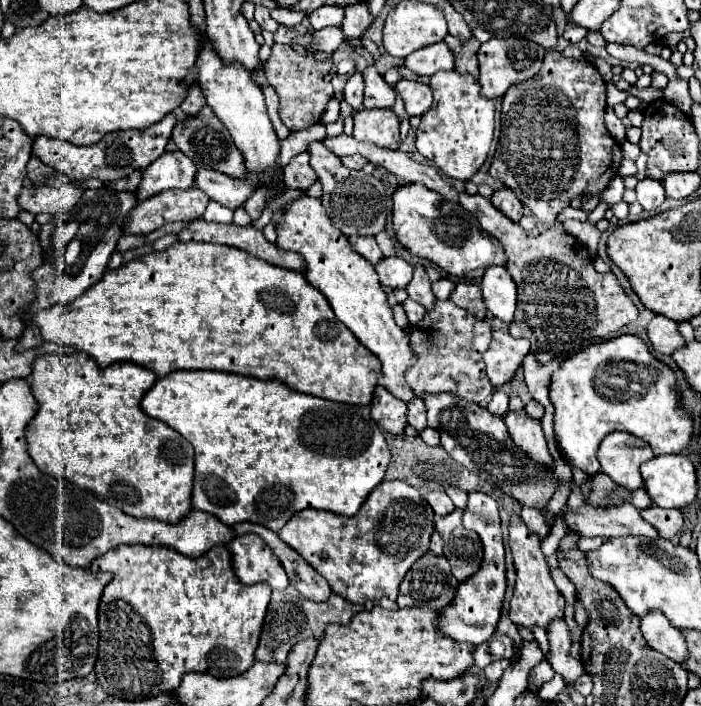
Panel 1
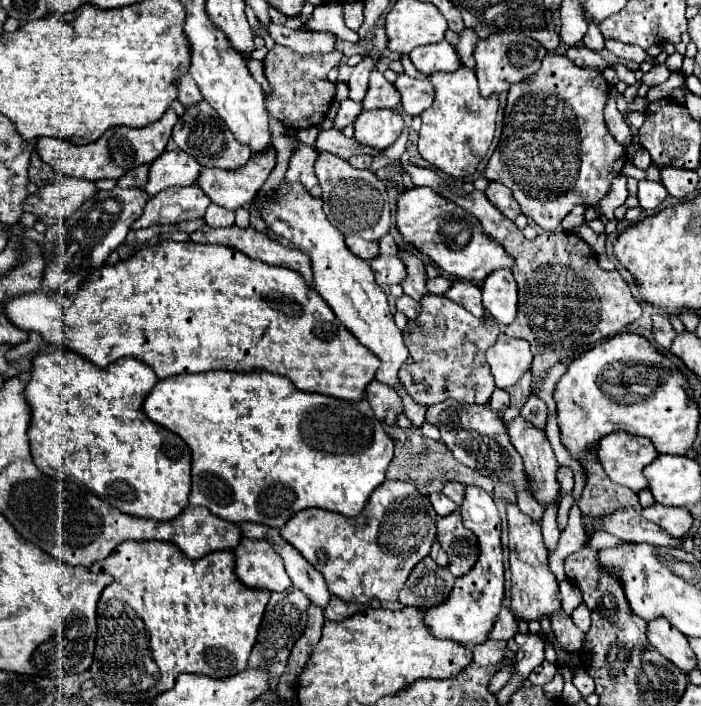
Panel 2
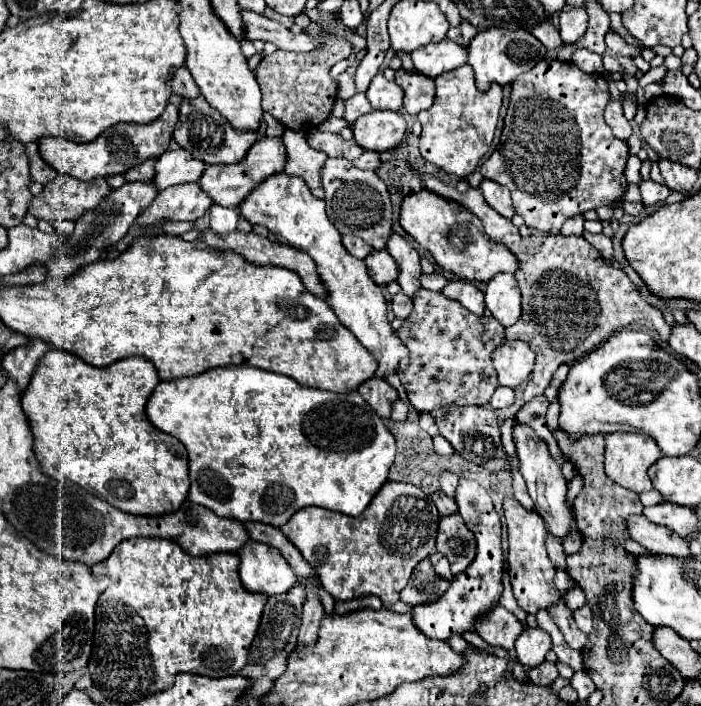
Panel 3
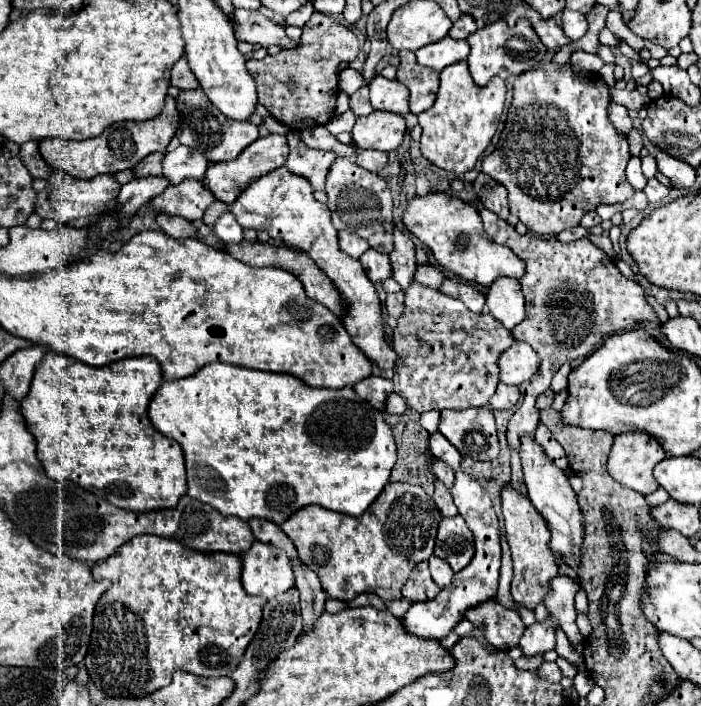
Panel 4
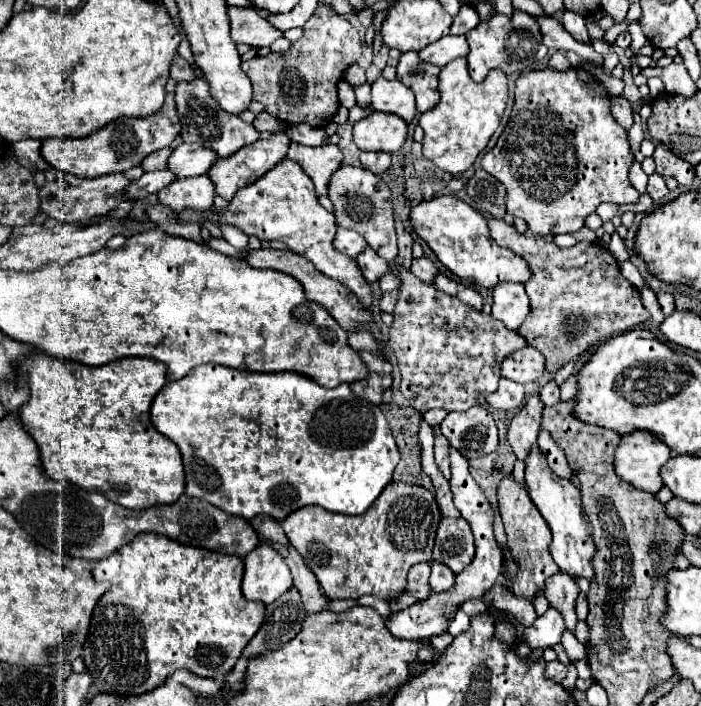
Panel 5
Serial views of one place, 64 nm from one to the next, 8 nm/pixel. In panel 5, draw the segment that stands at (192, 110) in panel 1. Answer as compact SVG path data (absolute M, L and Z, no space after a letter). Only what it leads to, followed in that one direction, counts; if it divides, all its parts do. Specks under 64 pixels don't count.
M176 56L172 62L172 68L170 68L170 78L174 82L192 82L192 80L196 80L196 74L188 60L184 60L182 56Z

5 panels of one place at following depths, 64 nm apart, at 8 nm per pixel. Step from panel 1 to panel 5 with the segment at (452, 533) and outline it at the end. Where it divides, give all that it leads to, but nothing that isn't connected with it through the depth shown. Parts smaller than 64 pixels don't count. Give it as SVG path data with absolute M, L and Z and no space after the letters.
M442 518L436 534L432 560L446 564L452 572L462 572L474 558L474 536L464 518Z

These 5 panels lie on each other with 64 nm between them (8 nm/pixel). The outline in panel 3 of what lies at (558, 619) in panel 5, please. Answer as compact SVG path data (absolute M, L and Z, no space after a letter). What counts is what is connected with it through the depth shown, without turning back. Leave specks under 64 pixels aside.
M526 628L516 638L516 658L524 668L534 668L544 662L544 654L552 648L550 636L542 632L540 628Z

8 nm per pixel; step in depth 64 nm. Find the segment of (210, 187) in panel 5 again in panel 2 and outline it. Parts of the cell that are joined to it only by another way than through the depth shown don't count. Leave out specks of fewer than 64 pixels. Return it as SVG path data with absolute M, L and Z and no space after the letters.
M196 184L186 188L166 188L146 202L146 208L132 224L132 230L202 218L208 204L210 198Z

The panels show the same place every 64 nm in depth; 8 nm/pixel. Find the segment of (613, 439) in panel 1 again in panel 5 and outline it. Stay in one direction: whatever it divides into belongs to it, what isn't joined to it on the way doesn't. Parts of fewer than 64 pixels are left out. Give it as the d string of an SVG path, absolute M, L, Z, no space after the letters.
M638 430L624 434L614 452L616 474L644 492L658 492L662 488L660 466L674 456L654 434Z

